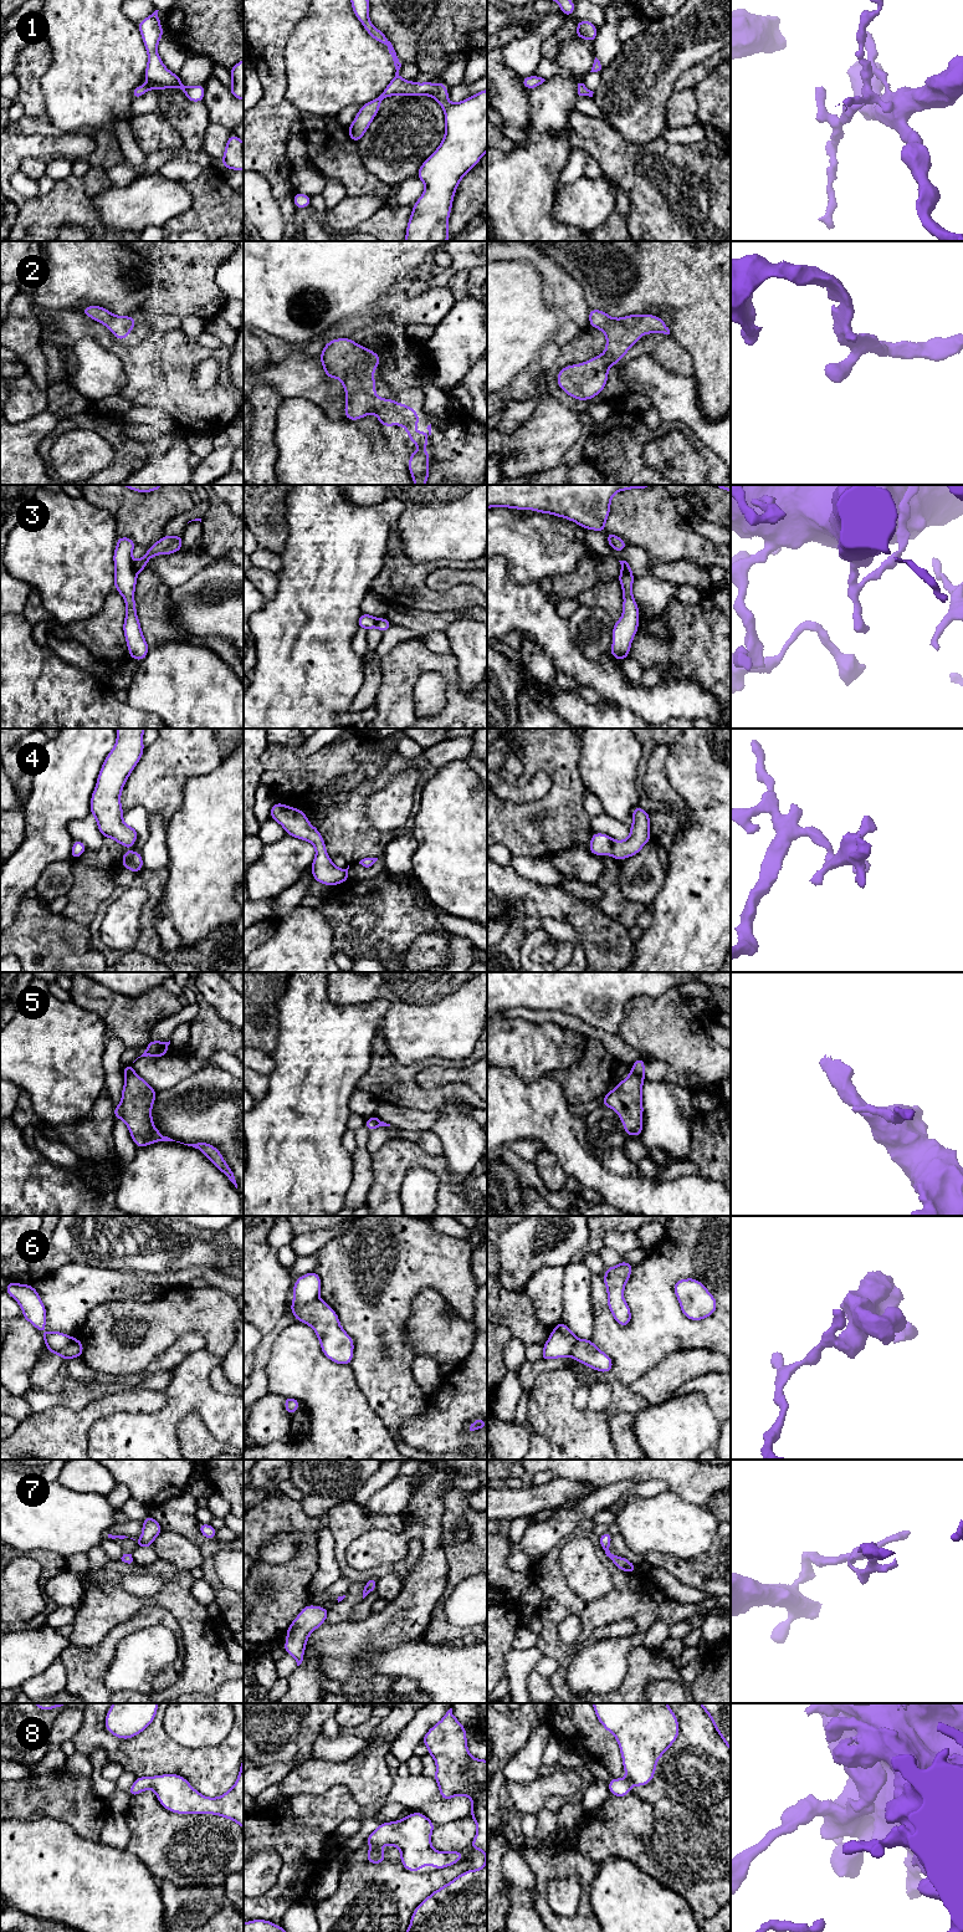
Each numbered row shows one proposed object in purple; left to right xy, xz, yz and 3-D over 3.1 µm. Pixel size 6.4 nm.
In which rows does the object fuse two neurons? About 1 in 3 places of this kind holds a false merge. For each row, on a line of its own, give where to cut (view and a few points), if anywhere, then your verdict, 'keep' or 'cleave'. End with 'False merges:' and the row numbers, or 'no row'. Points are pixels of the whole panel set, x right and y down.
1: no cut | keep
2: no cut | keep
3: xy (133, 561), (133, 570), (137, 573) | cleave
4: no cut | keep
5: yz (631, 1071), (643, 1079) | cleave
6: xy (75, 1338), (62, 1349), (49, 1349) | cleave
7: no cut | keep
8: no cut | keep
False merges: 3, 5, 6

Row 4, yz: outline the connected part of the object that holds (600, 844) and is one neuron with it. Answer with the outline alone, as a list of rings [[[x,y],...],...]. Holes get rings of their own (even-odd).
[[[639,806],[632,809],[632,826],[626,840],[614,840],[604,833],[593,833],[589,849],[593,855],[613,855],[620,862],[637,854],[650,840],[650,817]]]

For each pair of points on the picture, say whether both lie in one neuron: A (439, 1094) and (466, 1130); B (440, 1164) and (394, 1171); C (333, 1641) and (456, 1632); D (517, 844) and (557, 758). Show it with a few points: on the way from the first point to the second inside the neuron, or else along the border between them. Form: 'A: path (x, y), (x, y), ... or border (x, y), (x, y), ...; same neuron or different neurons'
A: border (471, 1105), (464, 1102), (447, 1102), (436, 1109); different neurons
B: path (429, 1161), (405, 1161); same neuron
C: border (434, 1608), (429, 1625), (420, 1637); different neurons
D: path (539, 828), (559, 808), (559, 781); same neuron

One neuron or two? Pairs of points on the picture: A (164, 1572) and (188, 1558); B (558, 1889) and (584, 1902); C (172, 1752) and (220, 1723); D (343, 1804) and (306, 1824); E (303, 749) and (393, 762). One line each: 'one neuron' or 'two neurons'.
A: two neurons
B: two neurons
C: two neurons
D: one neuron
E: two neurons

